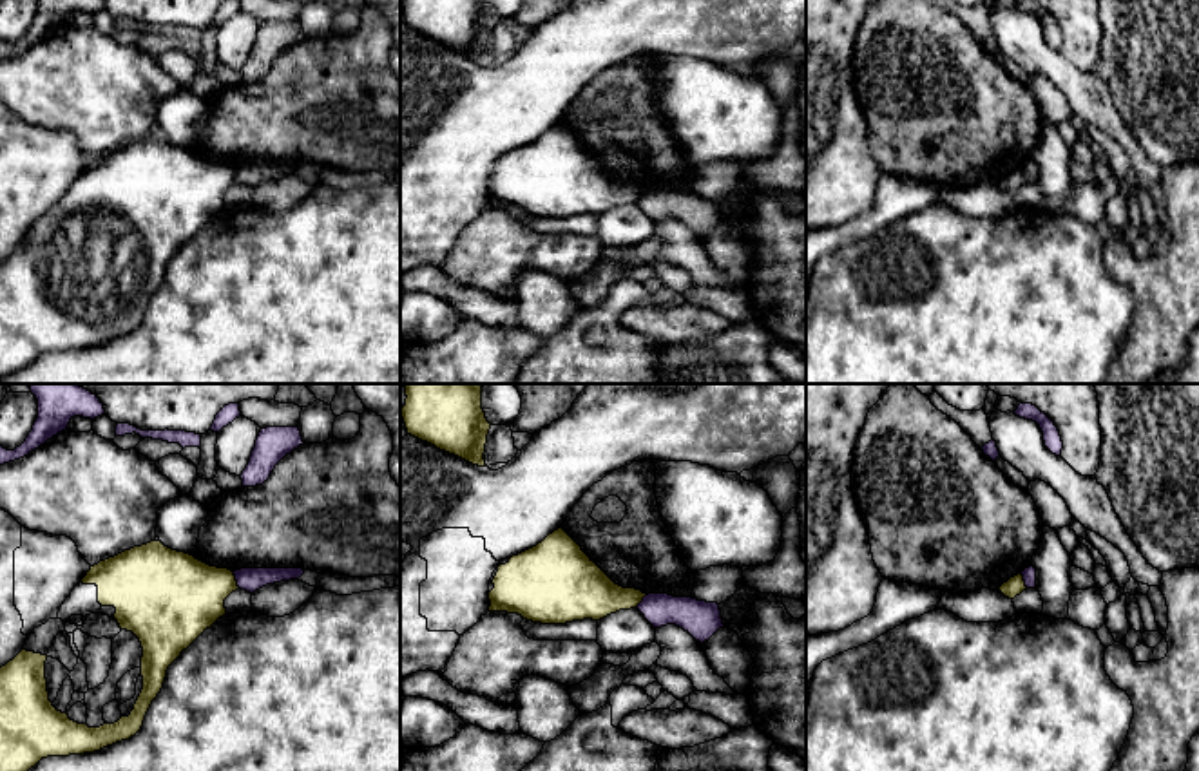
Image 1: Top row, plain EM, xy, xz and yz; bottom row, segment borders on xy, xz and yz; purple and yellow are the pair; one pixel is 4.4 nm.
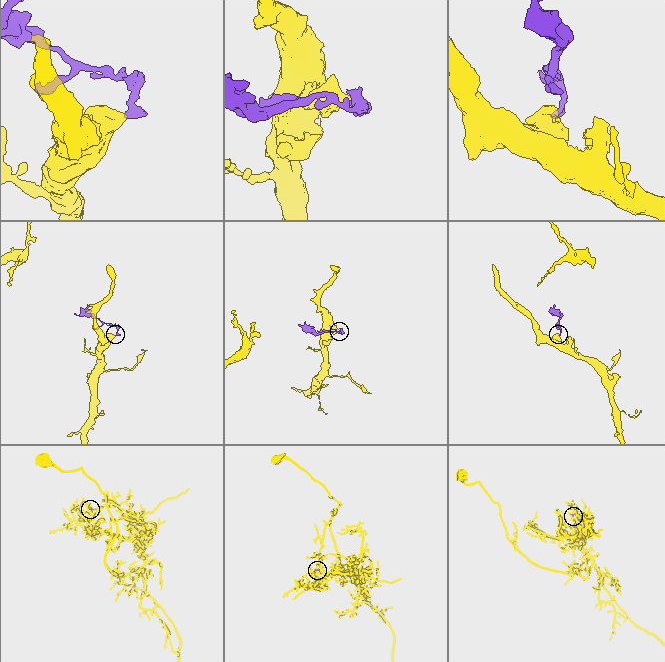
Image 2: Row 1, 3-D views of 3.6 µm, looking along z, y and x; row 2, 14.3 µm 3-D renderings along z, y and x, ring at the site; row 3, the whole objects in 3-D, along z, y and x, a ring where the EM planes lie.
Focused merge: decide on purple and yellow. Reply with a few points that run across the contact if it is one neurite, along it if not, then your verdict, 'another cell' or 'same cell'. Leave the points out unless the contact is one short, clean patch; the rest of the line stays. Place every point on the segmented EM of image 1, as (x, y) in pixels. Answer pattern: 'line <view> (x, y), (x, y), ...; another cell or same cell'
line xy (232, 572), (239, 587); another cell

